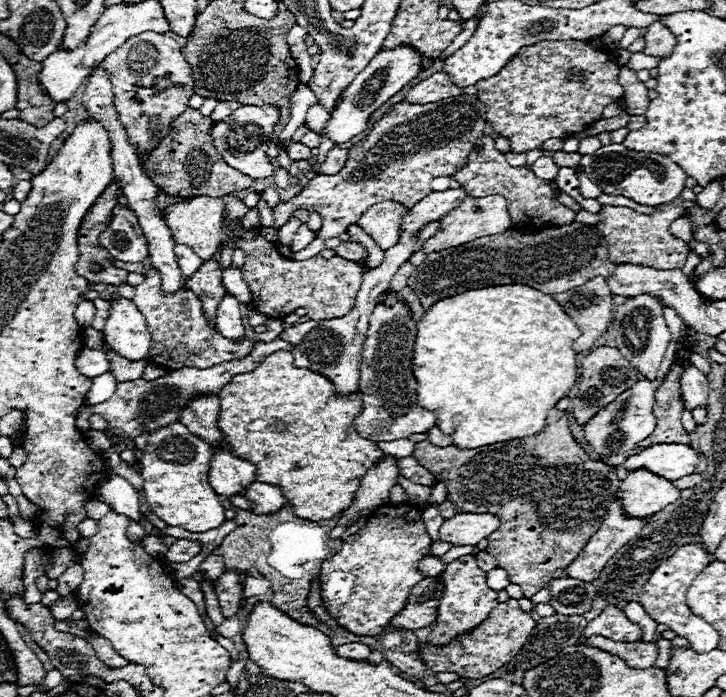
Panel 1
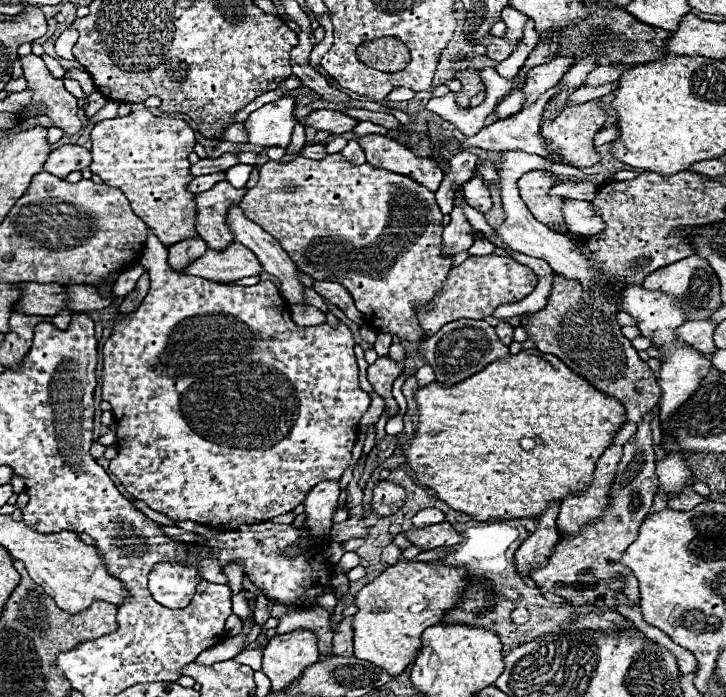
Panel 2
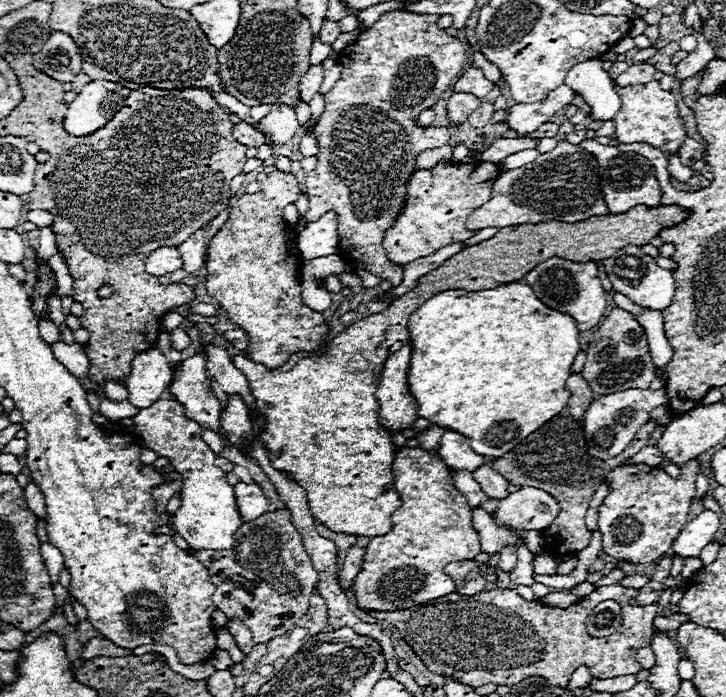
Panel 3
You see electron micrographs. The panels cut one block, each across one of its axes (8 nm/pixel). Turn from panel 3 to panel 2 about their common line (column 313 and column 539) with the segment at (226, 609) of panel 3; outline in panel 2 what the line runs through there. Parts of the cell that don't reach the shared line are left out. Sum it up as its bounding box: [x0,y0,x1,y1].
[528,412,658,610]

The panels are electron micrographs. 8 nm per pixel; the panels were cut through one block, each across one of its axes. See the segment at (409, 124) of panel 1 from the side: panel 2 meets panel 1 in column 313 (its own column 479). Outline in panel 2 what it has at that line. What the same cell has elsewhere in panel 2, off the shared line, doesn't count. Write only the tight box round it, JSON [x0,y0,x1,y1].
[462,176,492,212]

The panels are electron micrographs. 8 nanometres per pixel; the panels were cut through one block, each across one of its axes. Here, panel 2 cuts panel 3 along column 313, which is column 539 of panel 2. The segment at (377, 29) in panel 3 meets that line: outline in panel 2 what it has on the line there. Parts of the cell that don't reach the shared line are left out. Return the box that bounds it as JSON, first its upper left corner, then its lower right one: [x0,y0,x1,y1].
[518,170,566,228]

